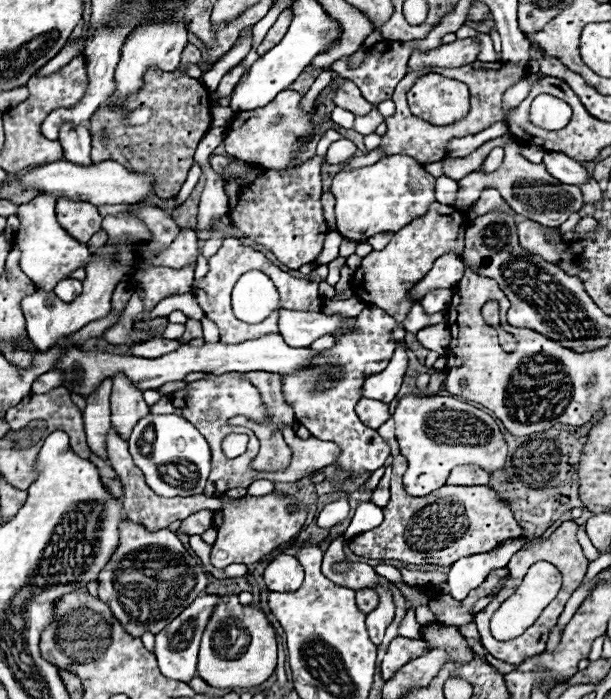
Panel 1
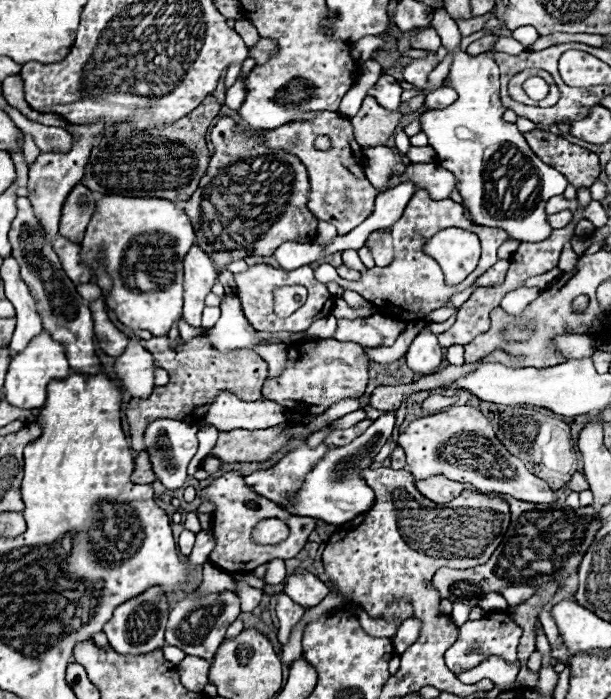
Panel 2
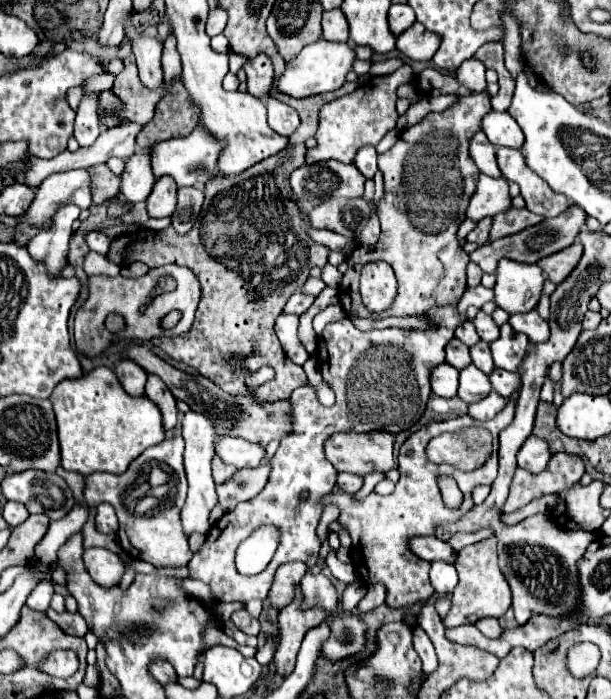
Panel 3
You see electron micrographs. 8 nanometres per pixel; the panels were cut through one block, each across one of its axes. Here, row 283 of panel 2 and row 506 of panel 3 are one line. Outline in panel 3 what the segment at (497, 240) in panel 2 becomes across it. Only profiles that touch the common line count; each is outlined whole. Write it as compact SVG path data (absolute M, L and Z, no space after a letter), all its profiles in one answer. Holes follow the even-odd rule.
M514 392L514 396L508 400L508 404L488 422L478 422L470 416L458 416L458 418L452 418L452 420L442 420L442 422L430 422L426 426L422 426L418 432L414 432L400 448L400 454L398 454L398 470L400 470L400 480L396 484L396 490L390 494L390 496L368 496L364 502L354 502L350 494L346 492L330 492L328 496L324 496L324 500L320 500L320 504L326 508L330 504L338 506L340 510L340 516L338 516L338 522L348 530L350 538L352 538L352 550L350 550L350 558L352 558L352 564L354 564L354 570L356 570L356 576L358 580L362 580L364 584L372 586L372 584L384 584L386 586L386 604L392 606L392 608L402 608L402 606L414 606L414 604L424 604L430 600L430 596L434 594L432 586L430 586L430 580L428 580L428 570L430 570L430 562L418 558L414 552L408 552L408 540L412 536L434 536L436 532L436 526L442 524L442 522L456 522L460 520L460 516L468 514L472 508L474 508L474 502L472 502L472 490L480 484L492 484L494 478L498 473L498 435L500 430L504 430L512 420L514 420L514 410L516 410L516 396L518 392ZM470 426L480 426L480 428L486 428L493 438L492 454L488 456L488 460L482 464L482 468L476 468L472 472L458 472L454 470L452 466L434 466L426 460L426 444L444 434L444 432L460 432L464 428L470 428ZM440 476L450 476L456 480L458 488L462 490L464 494L464 504L460 506L460 510L450 510L442 504L442 494L440 494L440 486L438 486L438 478Z

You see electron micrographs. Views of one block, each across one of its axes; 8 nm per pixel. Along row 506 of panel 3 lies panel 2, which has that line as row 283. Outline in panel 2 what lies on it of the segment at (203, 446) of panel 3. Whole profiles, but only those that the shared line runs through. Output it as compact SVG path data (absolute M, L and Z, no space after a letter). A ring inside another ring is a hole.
M192 246L184 258L184 314L182 318L200 328L200 316L204 308L204 298L210 294L214 284L214 268L210 256L202 252L198 246Z

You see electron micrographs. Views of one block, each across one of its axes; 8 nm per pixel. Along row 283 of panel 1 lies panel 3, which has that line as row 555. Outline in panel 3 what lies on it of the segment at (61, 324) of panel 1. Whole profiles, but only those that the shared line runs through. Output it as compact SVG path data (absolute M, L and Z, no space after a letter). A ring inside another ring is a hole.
M90 548L84 552L84 566L88 570L88 574L92 576L92 580L96 584L100 584L102 588L112 588L118 586L120 578L124 576L126 568L132 568L136 572L154 572L156 568L146 564L146 562L130 562L126 564L118 554L106 550L106 548Z

